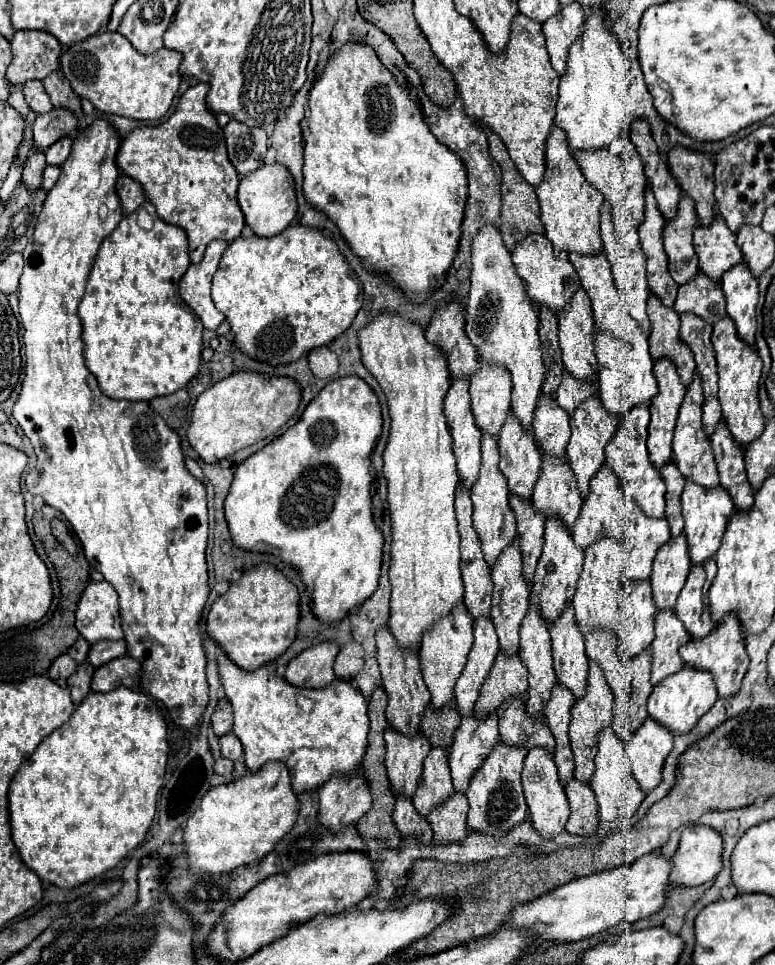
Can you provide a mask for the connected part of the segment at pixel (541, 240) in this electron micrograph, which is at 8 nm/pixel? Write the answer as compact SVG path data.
M527 234L513 248L511 258L517 268L517 274L527 282L527 296L539 306L543 304L553 310L561 310L571 300L575 290L581 286L577 272L573 270L571 262L567 260L567 254L559 252L559 256L557 256L553 250L553 244L541 234Z

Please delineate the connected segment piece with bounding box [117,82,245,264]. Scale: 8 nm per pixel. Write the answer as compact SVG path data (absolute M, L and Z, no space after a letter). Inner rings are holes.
M205 82L191 86L181 96L177 110L163 124L143 126L143 128L133 130L123 140L119 156L117 156L119 170L129 174L133 180L141 182L147 198L157 208L159 218L185 228L187 238L189 238L189 258L193 264L203 260L203 254L205 254L205 248L209 242L213 242L213 240L231 242L231 240L239 238L239 234L245 226L245 216L237 202L237 186L239 186L241 178L227 158L225 134L223 134L223 128L217 124L215 114L209 112L209 106L205 102L207 92L209 92L209 84L205 84Z

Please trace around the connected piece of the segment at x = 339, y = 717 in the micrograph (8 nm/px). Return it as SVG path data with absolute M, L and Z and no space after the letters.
M219 652L217 666L227 700L233 706L233 716L235 716L233 734L241 740L245 748L245 764L251 772L259 770L269 760L283 760L293 776L293 790L301 794L303 790L313 790L325 784L333 774L351 774L357 770L367 748L369 718L367 718L367 700L357 688L353 688L349 680L335 678L331 684L319 690L299 688L289 684L285 678L277 676L277 672L271 670L269 666L261 666L253 672L241 670L237 664L229 660L225 652Z

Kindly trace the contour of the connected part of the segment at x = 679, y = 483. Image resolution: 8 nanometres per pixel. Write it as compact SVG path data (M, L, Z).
M669 460L663 468L661 468L661 476L667 484L667 510L665 510L665 518L669 520L671 526L671 534L679 536L683 532L683 516L681 516L681 494L683 494L683 486L685 486L685 478L679 472L677 464L673 460Z

